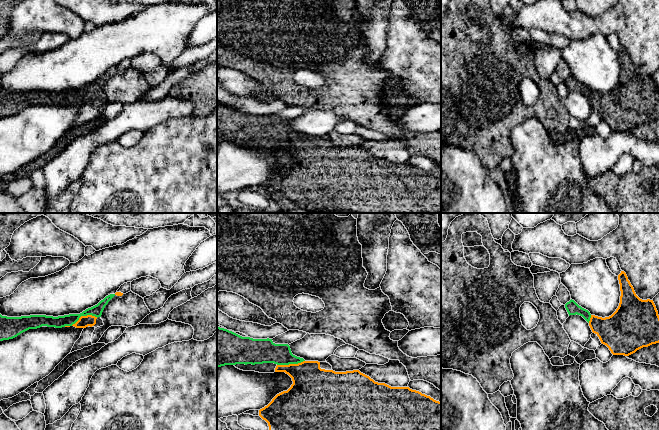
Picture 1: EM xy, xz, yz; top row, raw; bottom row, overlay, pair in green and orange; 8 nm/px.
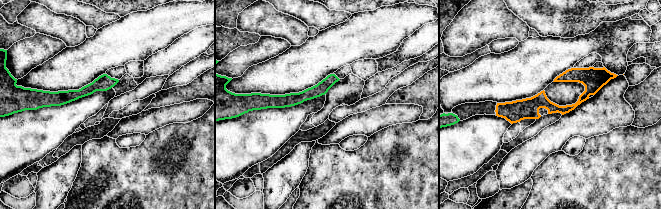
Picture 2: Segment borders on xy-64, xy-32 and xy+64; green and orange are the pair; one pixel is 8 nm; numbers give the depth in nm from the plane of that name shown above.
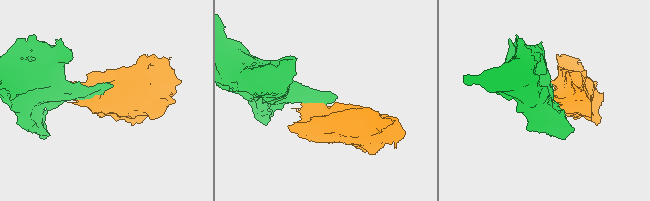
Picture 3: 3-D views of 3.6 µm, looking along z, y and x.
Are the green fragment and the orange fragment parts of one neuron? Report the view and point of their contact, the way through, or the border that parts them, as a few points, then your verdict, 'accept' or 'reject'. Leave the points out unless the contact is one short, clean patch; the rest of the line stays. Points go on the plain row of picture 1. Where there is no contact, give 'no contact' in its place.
meets green in xz at (290, 139); runs through xz (262, 127), (280, 130), (290, 139), (312, 161); accept

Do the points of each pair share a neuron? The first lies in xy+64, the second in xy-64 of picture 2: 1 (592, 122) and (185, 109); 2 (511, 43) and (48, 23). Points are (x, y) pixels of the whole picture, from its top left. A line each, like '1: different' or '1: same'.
1: same
2: different

